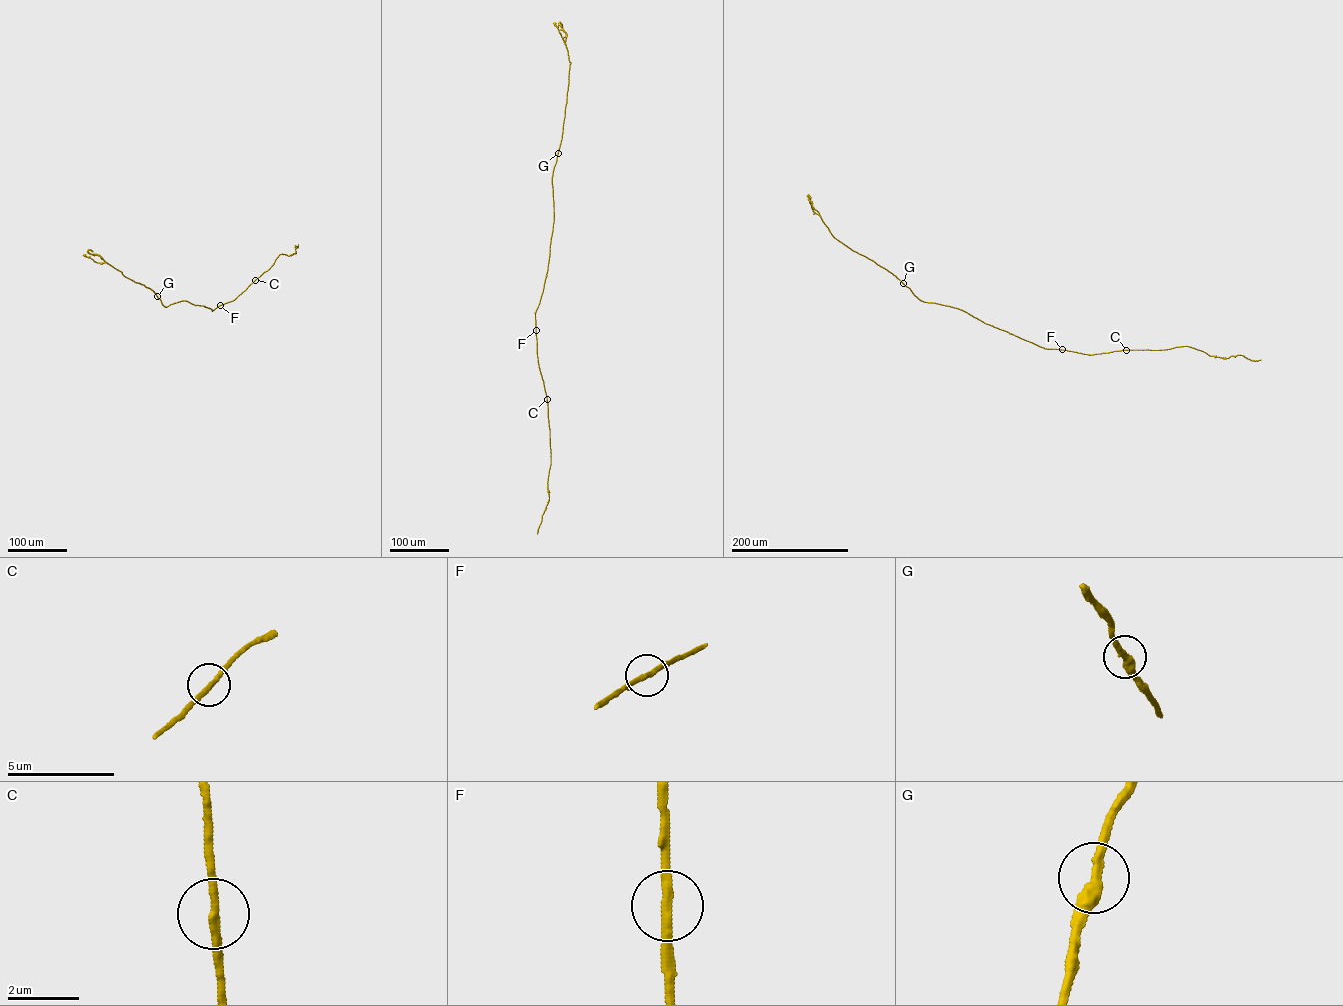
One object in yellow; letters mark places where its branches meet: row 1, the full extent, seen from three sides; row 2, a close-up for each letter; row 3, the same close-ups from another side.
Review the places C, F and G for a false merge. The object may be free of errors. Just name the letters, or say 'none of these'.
none of these

